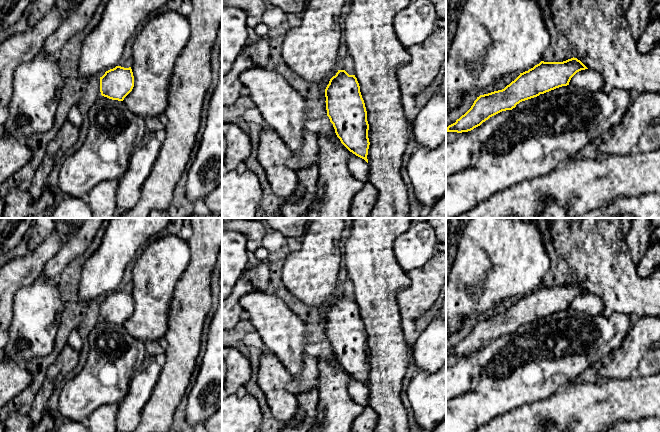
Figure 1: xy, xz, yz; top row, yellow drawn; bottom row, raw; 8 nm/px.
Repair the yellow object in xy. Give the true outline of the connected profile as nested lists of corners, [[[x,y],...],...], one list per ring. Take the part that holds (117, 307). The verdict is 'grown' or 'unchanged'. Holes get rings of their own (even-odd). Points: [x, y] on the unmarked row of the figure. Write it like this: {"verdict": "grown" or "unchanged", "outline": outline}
{"verdict": "unchanged", "outline": [[[116,290],[100,301],[101,319],[112,324],[123,325],[134,311],[131,291]]]}

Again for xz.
{"verdict": "unchanged", "outline": [[[338,294],[325,313],[326,334],[341,367],[368,387],[367,335],[355,299]]]}

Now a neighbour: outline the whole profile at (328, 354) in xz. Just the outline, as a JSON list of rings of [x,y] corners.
[[[331,346],[327,349],[322,350],[320,352],[320,354],[316,357],[316,359],[318,361],[321,359],[325,359],[333,366],[336,366],[338,368],[342,368],[340,363],[337,361],[336,357],[335,357],[335,353],[333,351],[333,348]]]

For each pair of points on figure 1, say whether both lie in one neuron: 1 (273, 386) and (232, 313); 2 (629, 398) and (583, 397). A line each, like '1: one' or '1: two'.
1: two
2: one

